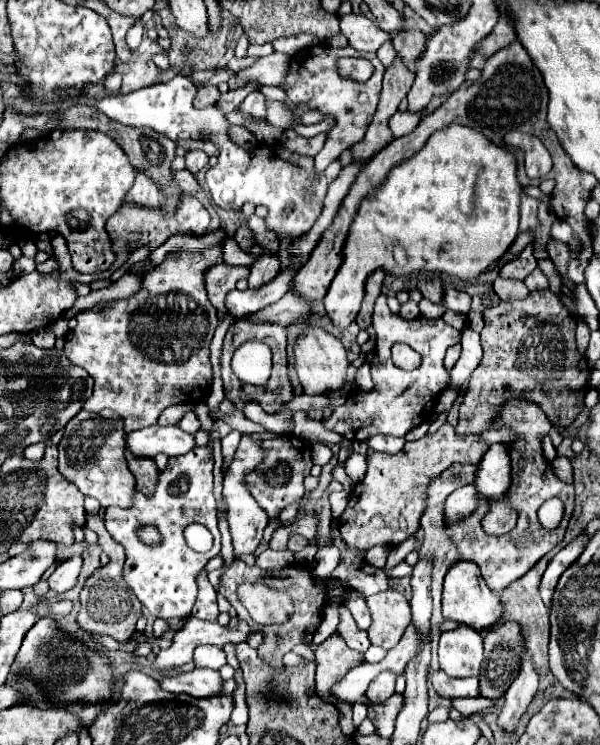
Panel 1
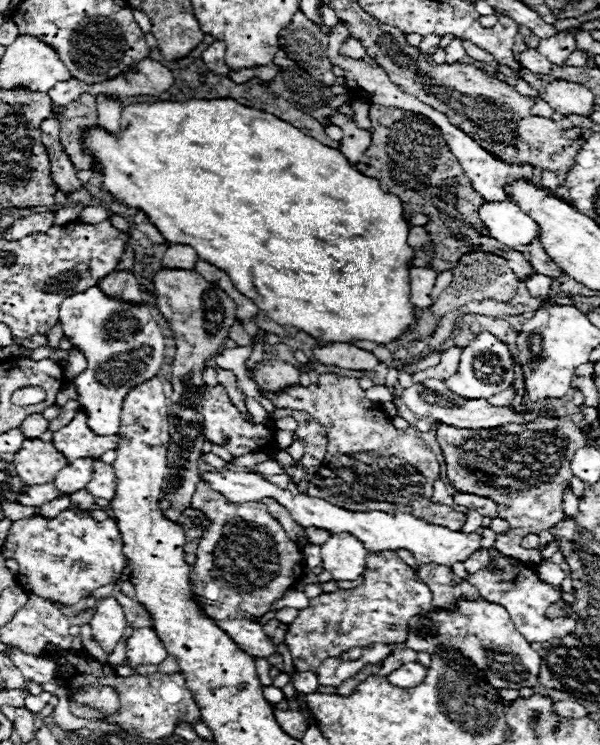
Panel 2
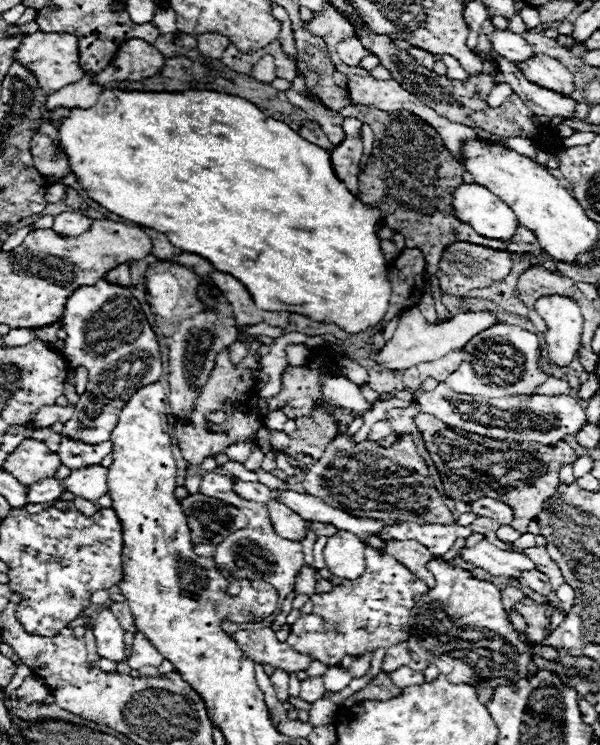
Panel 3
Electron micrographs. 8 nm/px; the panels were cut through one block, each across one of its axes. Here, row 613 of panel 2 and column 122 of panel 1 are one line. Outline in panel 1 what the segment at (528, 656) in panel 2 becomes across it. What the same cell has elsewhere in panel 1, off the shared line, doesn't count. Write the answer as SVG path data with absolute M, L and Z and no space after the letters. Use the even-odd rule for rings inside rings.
M80 410L64 430L58 444L60 452L60 474L70 480L84 496L92 496L102 508L108 506L130 506L134 494L134 476L130 474L124 458L126 434L122 430L122 420L112 410L102 410L98 414Z

